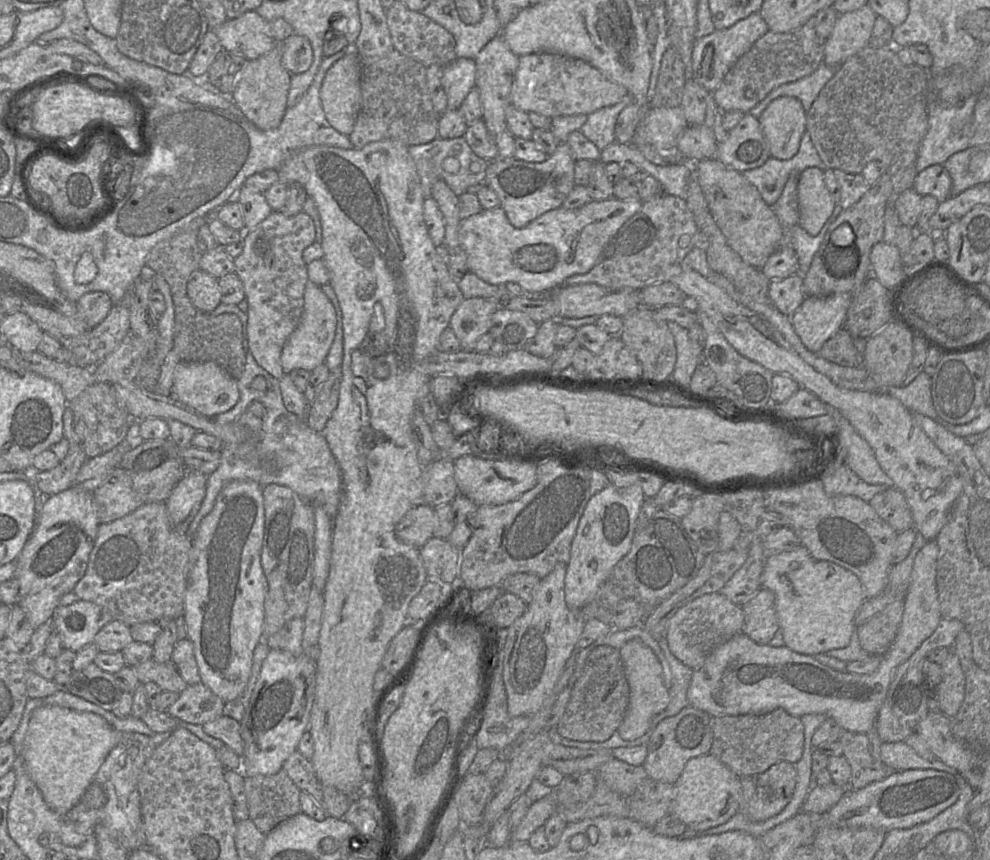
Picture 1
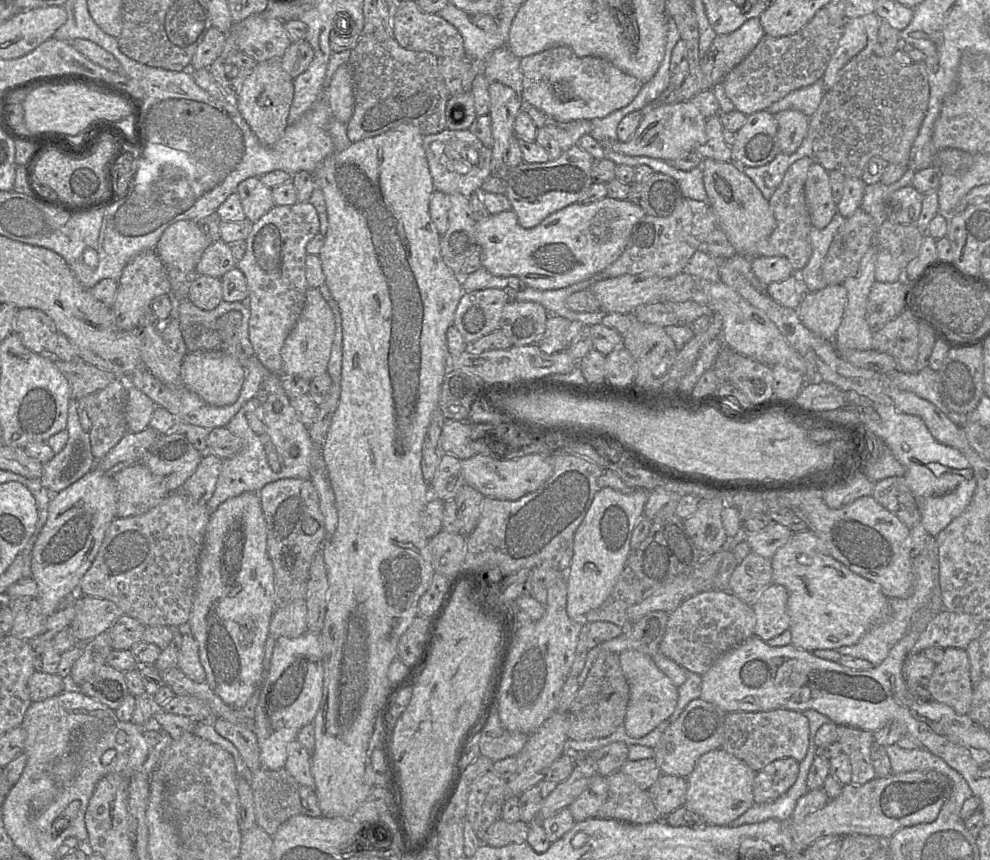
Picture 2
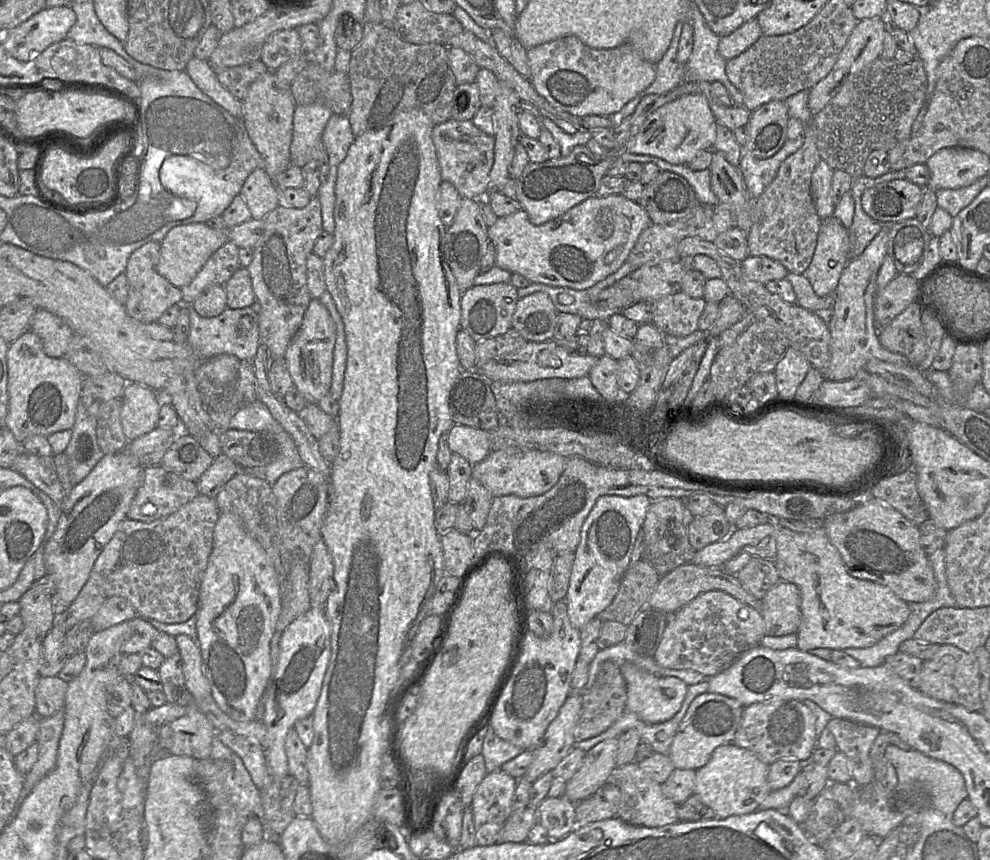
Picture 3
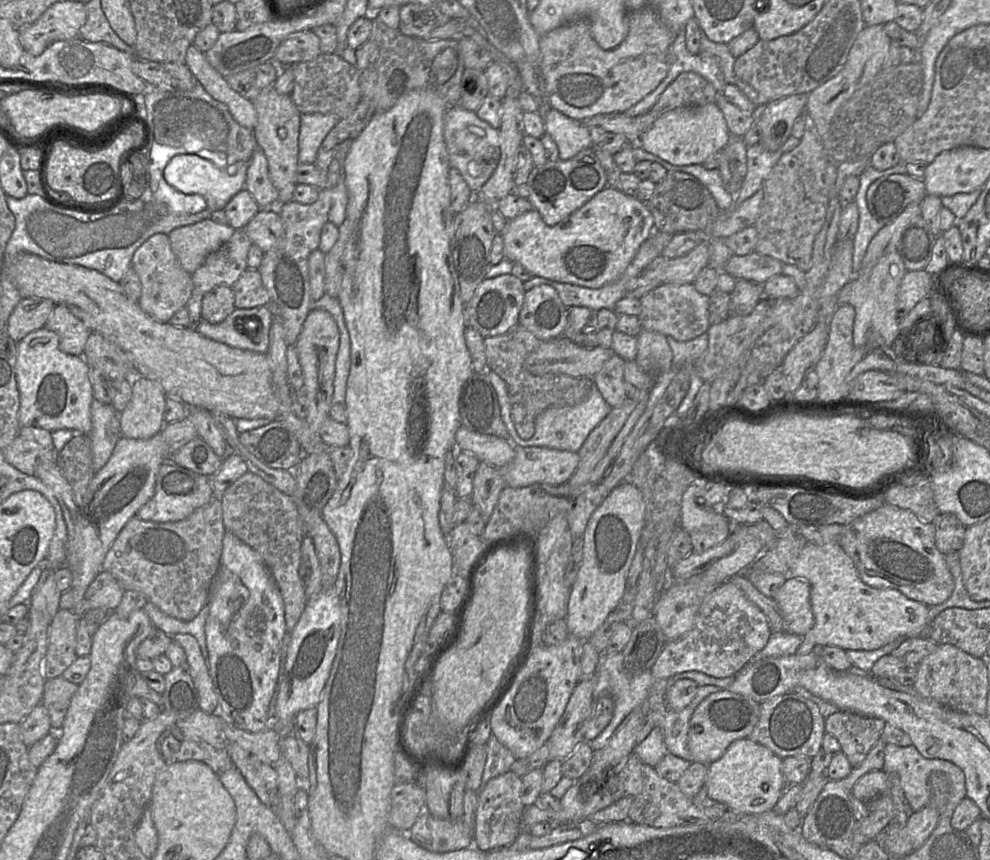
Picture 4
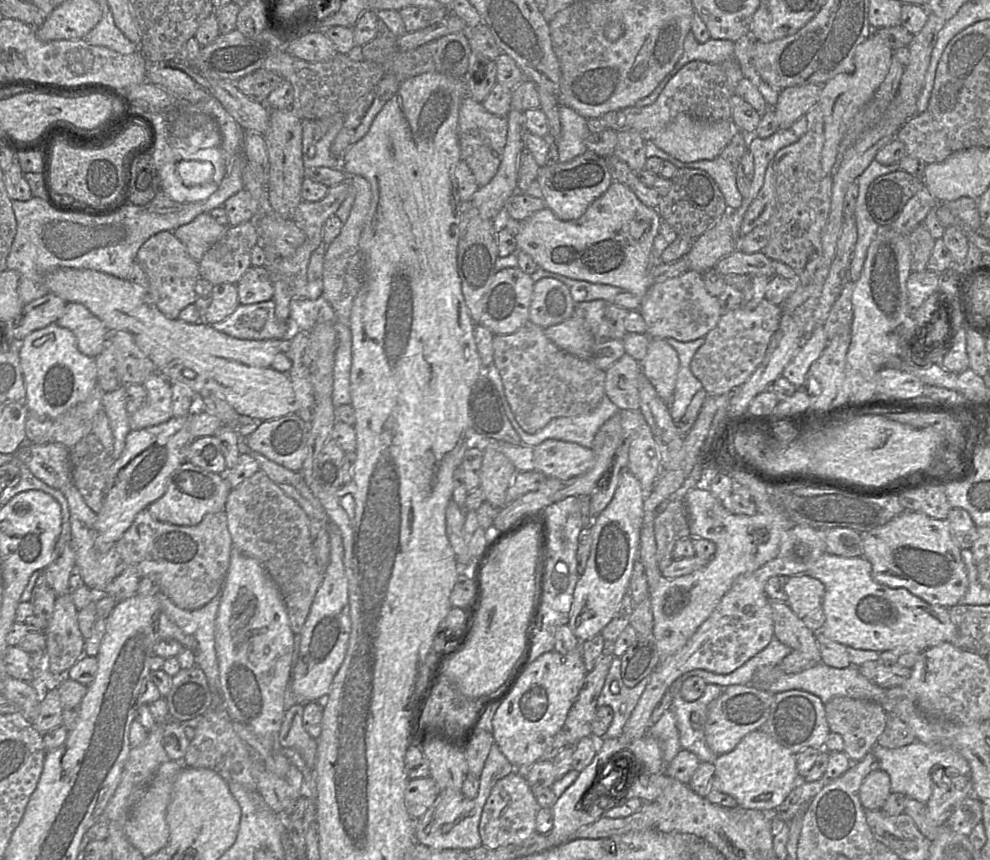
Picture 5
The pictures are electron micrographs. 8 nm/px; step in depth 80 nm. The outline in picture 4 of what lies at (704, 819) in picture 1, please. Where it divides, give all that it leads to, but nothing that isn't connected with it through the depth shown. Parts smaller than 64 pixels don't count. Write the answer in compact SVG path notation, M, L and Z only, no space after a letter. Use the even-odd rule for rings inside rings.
M749 738L734 741L723 756L708 765L705 782L711 799L728 806L736 815L761 814L773 810L788 786L781 770L782 758Z

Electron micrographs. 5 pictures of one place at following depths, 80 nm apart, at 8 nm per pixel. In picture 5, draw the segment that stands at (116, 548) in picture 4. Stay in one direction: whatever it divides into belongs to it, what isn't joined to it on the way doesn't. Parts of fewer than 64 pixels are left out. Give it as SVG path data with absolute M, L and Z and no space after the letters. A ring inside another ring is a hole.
M142 509L115 544L128 566L135 566L141 577L157 575L160 593L178 608L197 610L211 602L222 590L233 548L225 511L209 513L192 526L175 525L154 519Z

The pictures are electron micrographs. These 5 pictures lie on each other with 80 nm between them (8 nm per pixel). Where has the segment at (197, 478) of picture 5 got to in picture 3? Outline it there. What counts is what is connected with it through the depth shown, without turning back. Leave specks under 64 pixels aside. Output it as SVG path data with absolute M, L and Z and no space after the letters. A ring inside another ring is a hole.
M162 465L144 467L143 481L130 504L127 518L152 522L176 512L199 494L196 481L183 478Z

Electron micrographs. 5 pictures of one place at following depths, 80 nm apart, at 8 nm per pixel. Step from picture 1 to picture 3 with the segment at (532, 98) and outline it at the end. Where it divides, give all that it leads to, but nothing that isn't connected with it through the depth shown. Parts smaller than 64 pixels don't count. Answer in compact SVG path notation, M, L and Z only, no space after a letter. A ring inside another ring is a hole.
M566 36L528 49L530 82L551 106L574 116L611 116L645 90L656 77L656 65L646 61L626 42L612 49L596 49L575 36Z

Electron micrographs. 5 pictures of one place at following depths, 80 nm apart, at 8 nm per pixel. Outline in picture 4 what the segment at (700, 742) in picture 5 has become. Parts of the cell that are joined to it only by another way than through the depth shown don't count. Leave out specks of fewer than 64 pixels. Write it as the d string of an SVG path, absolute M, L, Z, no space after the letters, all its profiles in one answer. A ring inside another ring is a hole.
M715 685L699 686L693 700L681 711L675 712L669 707L663 713L651 713L655 727L662 729L668 753L693 762L688 749L689 722L696 707L710 694L719 692Z

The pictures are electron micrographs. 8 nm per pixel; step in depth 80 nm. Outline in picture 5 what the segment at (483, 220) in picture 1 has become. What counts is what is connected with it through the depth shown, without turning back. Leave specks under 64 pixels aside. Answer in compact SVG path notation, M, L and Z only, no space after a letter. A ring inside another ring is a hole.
M612 181L607 190L577 219L561 220L546 207L520 222L520 228L515 234L517 248L529 254L538 267L544 270L576 280L620 287L633 293L640 303L653 285L651 268L657 262L652 257L652 248L662 220L655 208L645 205L623 183Z

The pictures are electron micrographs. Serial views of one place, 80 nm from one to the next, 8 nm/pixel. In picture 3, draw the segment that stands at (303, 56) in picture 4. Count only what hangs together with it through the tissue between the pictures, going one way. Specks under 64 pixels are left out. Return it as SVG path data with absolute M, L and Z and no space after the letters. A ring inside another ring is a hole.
M285 29L269 37L262 48L260 59L269 71L275 71L301 52L302 40L297 29Z

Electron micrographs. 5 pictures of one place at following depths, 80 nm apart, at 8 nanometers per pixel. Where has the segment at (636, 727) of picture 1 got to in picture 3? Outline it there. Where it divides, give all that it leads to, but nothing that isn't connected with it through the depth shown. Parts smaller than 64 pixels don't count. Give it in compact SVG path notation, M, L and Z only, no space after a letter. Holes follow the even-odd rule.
M631 662L619 668L627 686L626 711L635 713L644 722L656 724L670 720L680 710L688 689L684 681L677 677L656 676Z

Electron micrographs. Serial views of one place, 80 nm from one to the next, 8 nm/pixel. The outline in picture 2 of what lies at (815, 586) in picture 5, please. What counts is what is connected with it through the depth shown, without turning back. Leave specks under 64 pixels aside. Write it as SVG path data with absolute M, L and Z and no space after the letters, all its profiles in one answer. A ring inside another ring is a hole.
M780 584L769 585L751 605L756 615L754 635L763 641L777 637L790 627L788 592Z

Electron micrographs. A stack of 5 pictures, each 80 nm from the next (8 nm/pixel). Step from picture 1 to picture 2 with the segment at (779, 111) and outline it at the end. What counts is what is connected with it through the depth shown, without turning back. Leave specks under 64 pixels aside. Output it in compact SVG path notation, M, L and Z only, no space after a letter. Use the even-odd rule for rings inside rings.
M790 109L775 114L778 124L779 152L794 153L807 136L808 119L799 110Z

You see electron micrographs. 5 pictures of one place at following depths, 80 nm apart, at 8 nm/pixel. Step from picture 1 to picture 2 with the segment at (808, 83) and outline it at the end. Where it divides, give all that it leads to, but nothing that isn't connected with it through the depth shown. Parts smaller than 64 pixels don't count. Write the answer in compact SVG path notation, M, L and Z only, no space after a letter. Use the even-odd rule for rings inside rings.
M819 79L809 86L790 92L766 110L775 115L780 111L795 109L801 111L807 117L811 117L817 110L824 93L823 82Z

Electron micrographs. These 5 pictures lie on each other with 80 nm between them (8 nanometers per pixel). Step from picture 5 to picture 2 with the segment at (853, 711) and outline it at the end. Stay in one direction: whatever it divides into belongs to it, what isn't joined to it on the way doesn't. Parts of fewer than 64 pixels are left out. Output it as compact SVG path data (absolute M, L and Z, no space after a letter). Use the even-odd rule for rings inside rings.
M837 726L837 740L850 760L853 785L863 785L874 778L876 773L871 760L871 746L874 733L871 731L845 726Z

